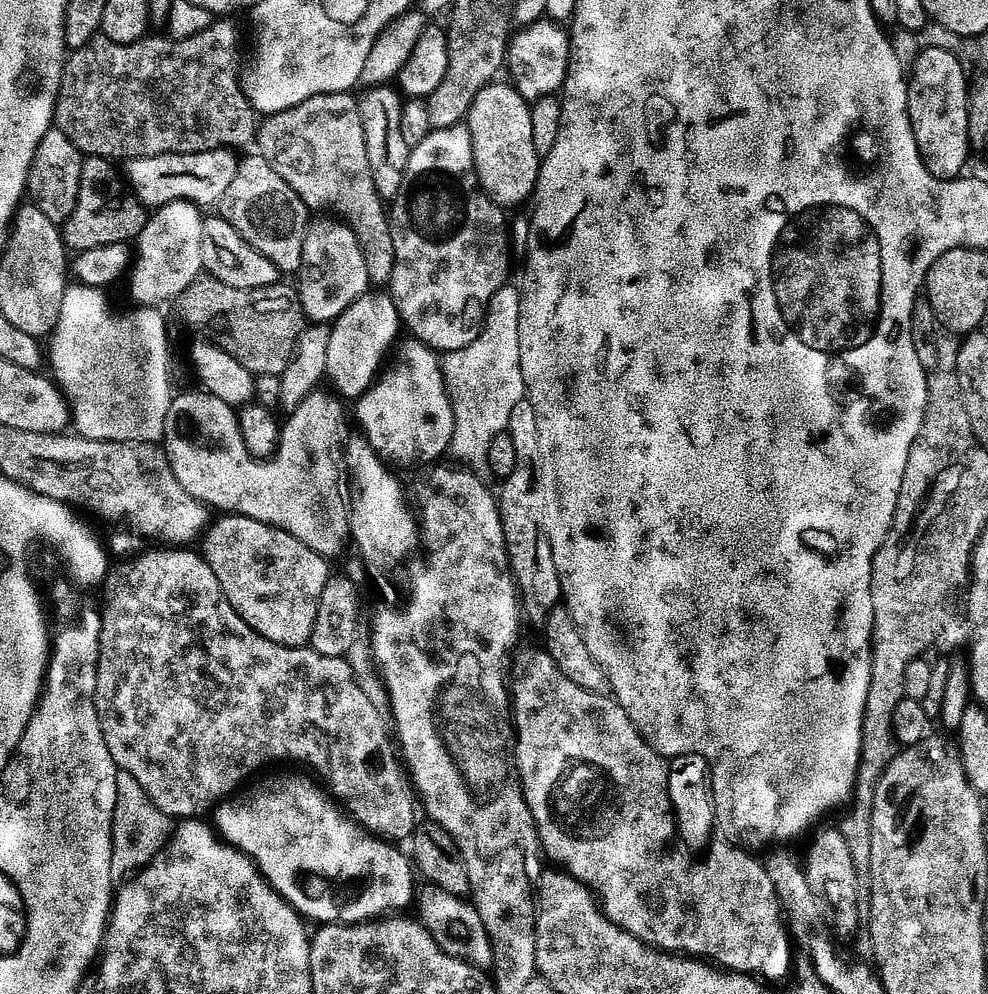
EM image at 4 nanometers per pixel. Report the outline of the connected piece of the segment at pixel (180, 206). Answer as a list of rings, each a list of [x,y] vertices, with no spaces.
[[[174,202],[169,206],[159,209],[154,220],[147,221],[147,227],[136,239],[136,261],[130,276],[130,288],[137,305],[158,308],[162,303],[177,301],[192,284],[203,275],[205,271],[205,226],[206,218],[203,211],[190,202]]]

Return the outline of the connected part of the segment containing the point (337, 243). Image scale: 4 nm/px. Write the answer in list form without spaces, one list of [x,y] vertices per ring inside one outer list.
[[[342,222],[326,225],[321,234],[320,242],[314,252],[322,258],[311,262],[310,270],[302,288],[298,290],[305,317],[313,323],[333,323],[340,319],[355,301],[365,295],[371,287],[369,265],[366,251],[353,231]]]

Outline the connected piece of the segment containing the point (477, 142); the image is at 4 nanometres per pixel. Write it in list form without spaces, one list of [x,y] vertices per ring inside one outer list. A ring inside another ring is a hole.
[[[493,82],[482,90],[478,96],[468,119],[467,128],[473,136],[473,150],[476,158],[476,172],[480,175],[480,186],[484,193],[505,210],[516,208],[533,199],[536,187],[540,182],[540,165],[542,153],[534,142],[534,118],[532,117],[533,105],[522,98],[522,94],[511,83]]]

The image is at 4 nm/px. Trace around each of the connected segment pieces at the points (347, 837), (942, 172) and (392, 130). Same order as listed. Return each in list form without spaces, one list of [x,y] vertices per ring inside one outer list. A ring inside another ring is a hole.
[[[315,779],[312,780],[292,780],[265,796],[256,796],[253,800],[238,805],[237,808],[221,807],[218,812],[220,817],[214,820],[219,835],[233,848],[250,857],[275,891],[301,916],[309,921],[317,920],[317,925],[355,926],[399,913],[396,912],[399,908],[406,907],[411,900],[413,903],[413,861],[409,857],[407,860],[396,849],[399,847],[395,843],[364,831],[325,795]]]
[[[927,48],[916,60],[916,65],[910,72],[908,85],[908,109],[912,118],[912,129],[916,135],[916,141],[920,152],[924,156],[932,175],[945,181],[955,180],[961,175],[960,172],[968,164],[970,157],[970,145],[968,142],[968,98],[970,95],[970,83],[966,73],[966,65],[960,60],[955,52]]]
[[[392,86],[377,87],[364,93],[365,96],[360,100],[360,113],[366,130],[366,150],[370,166],[381,196],[385,201],[392,202],[400,191],[405,191],[404,175],[407,172],[409,175],[410,172],[410,144],[408,148],[408,136],[404,133],[404,104],[400,101],[402,96]]]

